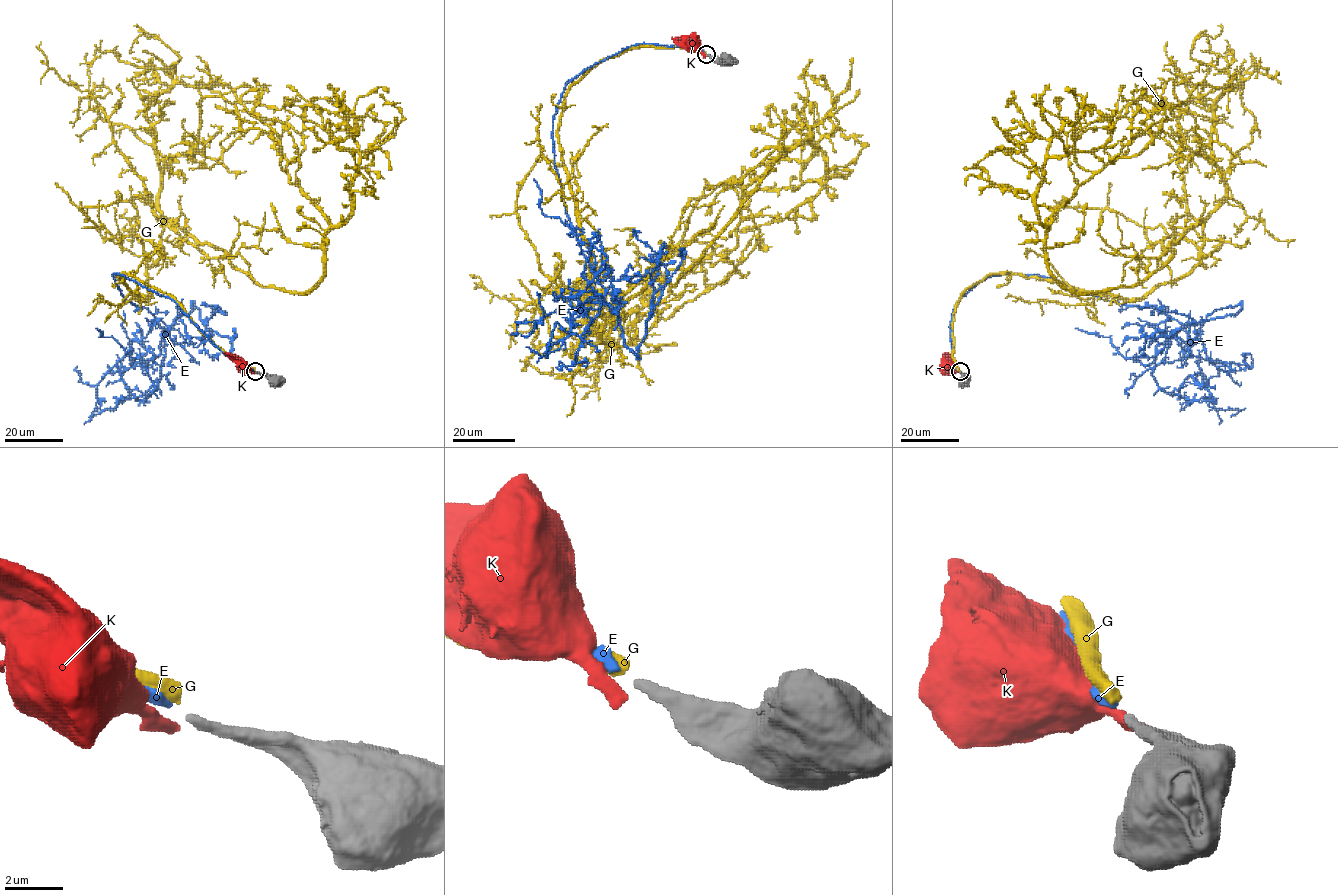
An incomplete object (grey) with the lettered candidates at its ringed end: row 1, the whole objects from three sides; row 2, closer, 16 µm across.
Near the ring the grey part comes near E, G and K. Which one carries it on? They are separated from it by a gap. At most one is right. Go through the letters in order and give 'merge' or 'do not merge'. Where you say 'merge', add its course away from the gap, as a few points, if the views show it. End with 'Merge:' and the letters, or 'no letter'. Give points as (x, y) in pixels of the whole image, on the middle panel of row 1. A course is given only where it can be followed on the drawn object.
E: do not merge
G: do not merge
K: do not merge
Merge: no letter

